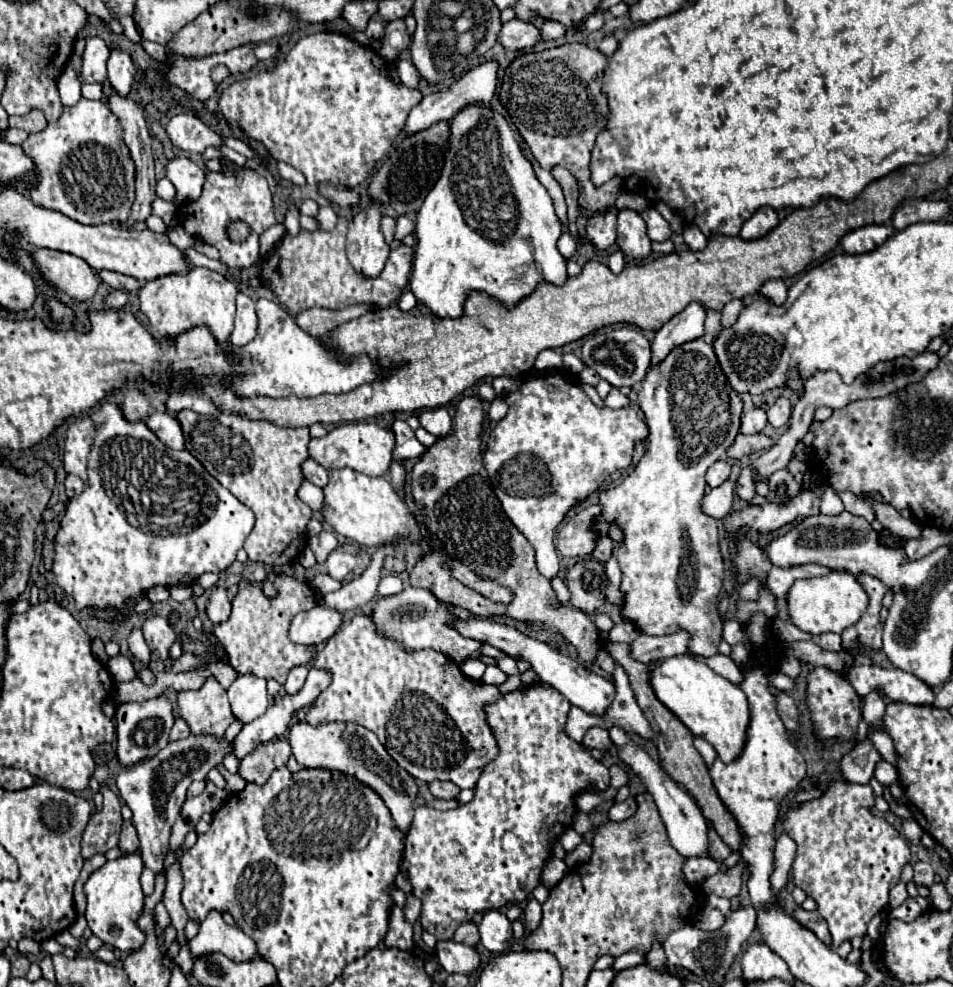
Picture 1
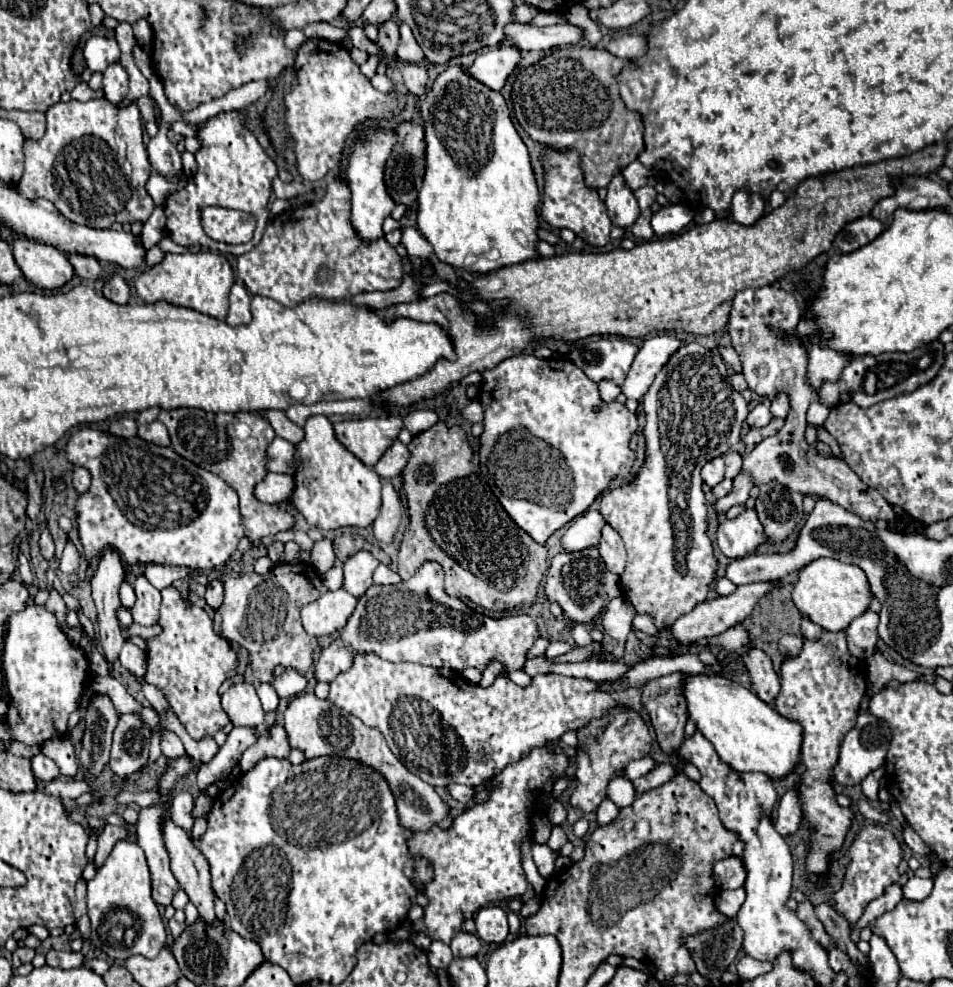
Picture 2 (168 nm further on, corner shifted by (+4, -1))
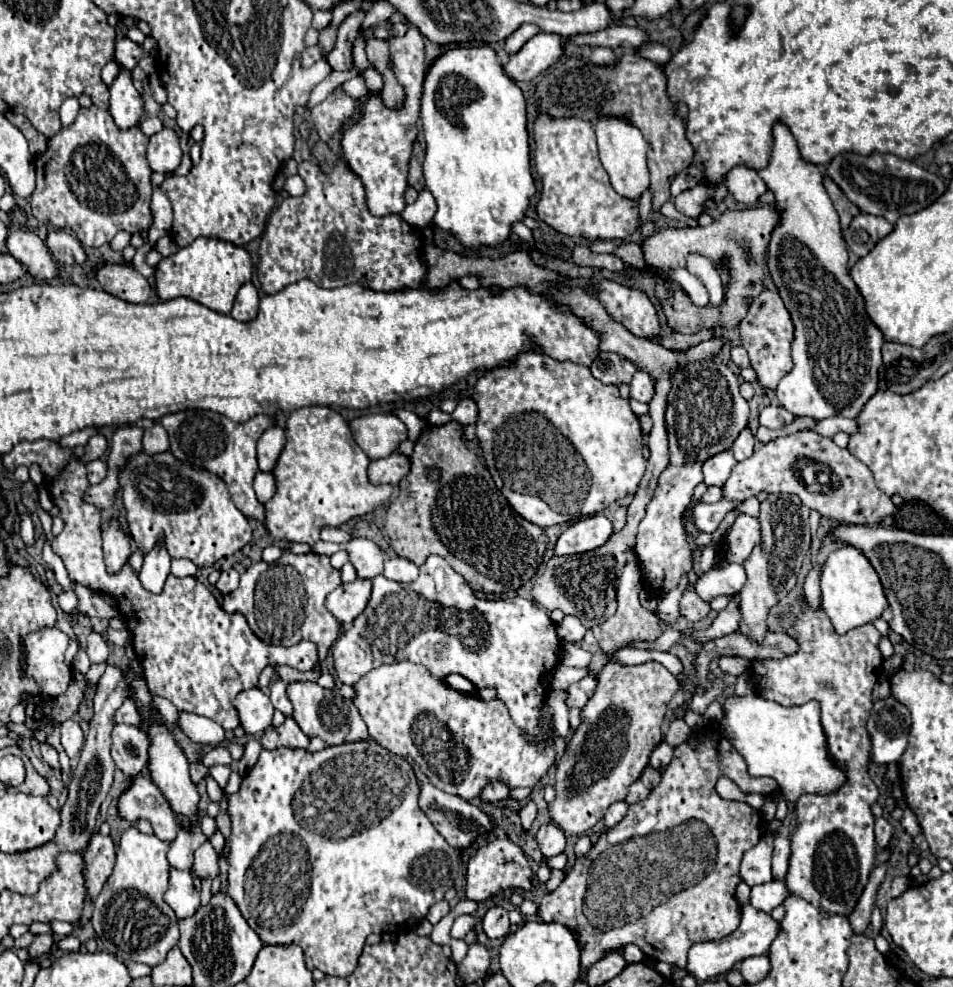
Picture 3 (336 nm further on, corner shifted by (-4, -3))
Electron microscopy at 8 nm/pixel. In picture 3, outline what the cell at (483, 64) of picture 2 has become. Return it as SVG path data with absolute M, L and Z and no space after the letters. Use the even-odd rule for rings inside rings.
M538 32L532 40L528 40L522 50L514 56L510 56L504 62L506 74L520 82L520 80L532 80L538 74L546 72L550 66L554 66L564 54L564 42L558 34Z

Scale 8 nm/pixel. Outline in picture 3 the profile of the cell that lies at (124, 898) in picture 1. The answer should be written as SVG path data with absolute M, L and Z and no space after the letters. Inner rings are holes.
M130 826L120 838L114 870L108 876L98 898L94 900L94 912L90 918L96 936L102 940L104 948L114 956L118 956L120 960L134 960L134 962L144 962L154 966L166 960L166 954L178 944L178 918L162 898L170 880L170 864L166 860L168 848L170 844L158 840L158 836L154 834L142 834L136 826Z

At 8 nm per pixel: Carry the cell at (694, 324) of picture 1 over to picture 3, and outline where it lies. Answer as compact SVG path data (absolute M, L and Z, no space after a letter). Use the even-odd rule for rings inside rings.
M636 372L630 382L630 398L638 402L650 402L654 396L654 382L646 372Z

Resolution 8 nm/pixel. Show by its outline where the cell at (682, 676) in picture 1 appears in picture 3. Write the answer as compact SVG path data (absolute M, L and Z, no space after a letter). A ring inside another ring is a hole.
M758 694L730 696L724 704L722 728L734 748L744 756L750 776L774 778L788 802L796 802L802 794L832 794L846 782L846 770L832 760L826 748L816 700L784 708Z

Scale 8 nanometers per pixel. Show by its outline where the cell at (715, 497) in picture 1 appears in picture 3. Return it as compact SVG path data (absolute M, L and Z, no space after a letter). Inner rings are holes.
M746 426L738 438L734 440L732 444L732 452L734 452L734 458L740 462L740 460L746 460L748 456L752 456L752 448L754 448L754 434L750 432L750 428Z

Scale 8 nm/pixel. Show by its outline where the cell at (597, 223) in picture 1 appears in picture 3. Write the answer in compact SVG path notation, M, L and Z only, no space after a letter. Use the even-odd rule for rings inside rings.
M538 114L534 122L534 140L536 140L534 166L542 182L540 200L536 204L536 214L540 220L544 220L548 226L552 226L562 234L582 236L588 240L622 242L640 228L642 222L638 216L638 200L626 200L624 196L618 196L618 192L614 192L610 184L606 170L602 168L592 122L580 120L580 118L552 118L546 114Z

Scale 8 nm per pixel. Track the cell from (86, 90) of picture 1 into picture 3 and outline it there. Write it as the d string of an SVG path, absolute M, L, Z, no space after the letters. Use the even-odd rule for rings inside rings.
M112 60L112 62L108 62L108 64L102 68L102 80L104 80L104 84L106 84L106 86L110 86L110 84L114 82L114 78L118 76L118 72L120 72L118 64L114 64L114 60Z

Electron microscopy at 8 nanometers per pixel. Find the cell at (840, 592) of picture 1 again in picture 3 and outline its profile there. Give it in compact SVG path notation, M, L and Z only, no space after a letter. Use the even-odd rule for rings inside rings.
M842 546L828 556L828 560L824 562L820 586L822 586L822 608L838 634L846 634L856 626L874 622L888 608L888 600L884 596L882 582L874 572L874 566L854 546Z

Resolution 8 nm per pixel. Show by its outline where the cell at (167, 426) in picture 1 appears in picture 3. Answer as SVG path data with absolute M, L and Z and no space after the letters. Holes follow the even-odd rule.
M156 422L152 428L146 428L144 430L144 438L142 438L142 450L150 456L154 454L160 454L160 452L166 452L168 450L168 432L162 428L160 422Z

